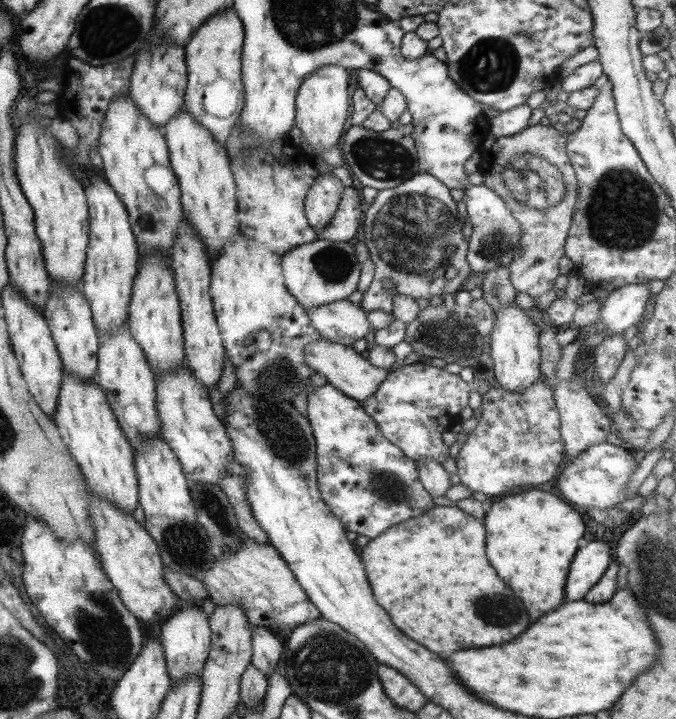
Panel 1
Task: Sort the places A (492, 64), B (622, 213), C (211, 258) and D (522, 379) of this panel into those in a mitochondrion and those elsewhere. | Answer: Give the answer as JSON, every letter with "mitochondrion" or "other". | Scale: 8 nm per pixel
{"A":"mitochondrion","B":"mitochondrion","C":"other","D":"other"}

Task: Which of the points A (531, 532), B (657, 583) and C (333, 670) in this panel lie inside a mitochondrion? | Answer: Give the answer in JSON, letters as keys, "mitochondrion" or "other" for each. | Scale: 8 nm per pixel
{"A":"other","B":"mitochondrion","C":"mitochondrion"}

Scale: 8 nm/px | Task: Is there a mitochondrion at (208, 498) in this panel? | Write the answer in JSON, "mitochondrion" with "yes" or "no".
{"mitochondrion":"yes"}

